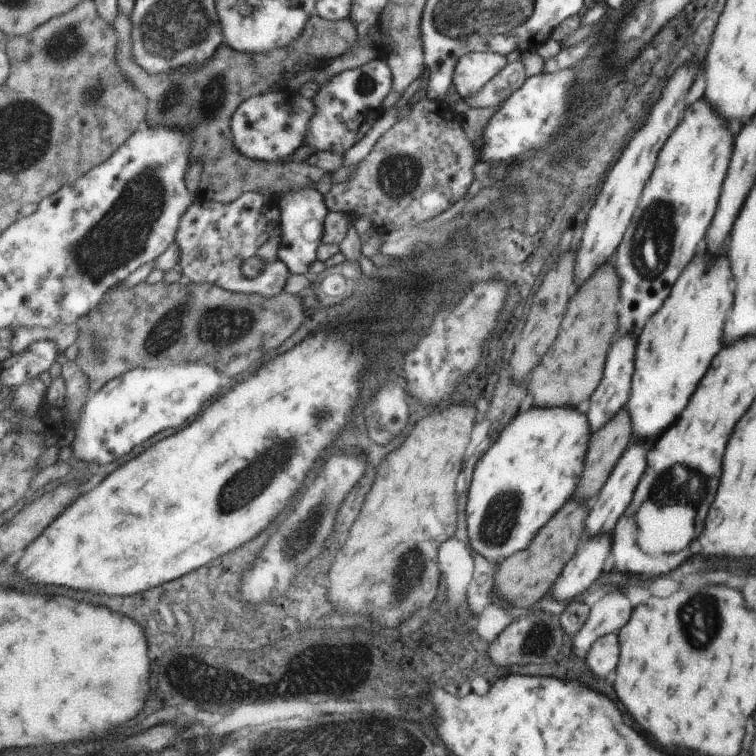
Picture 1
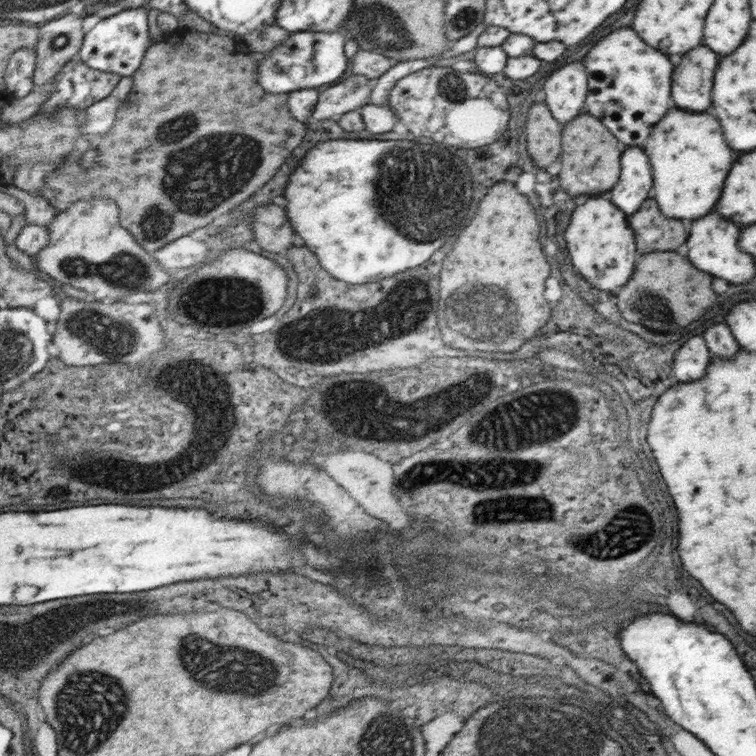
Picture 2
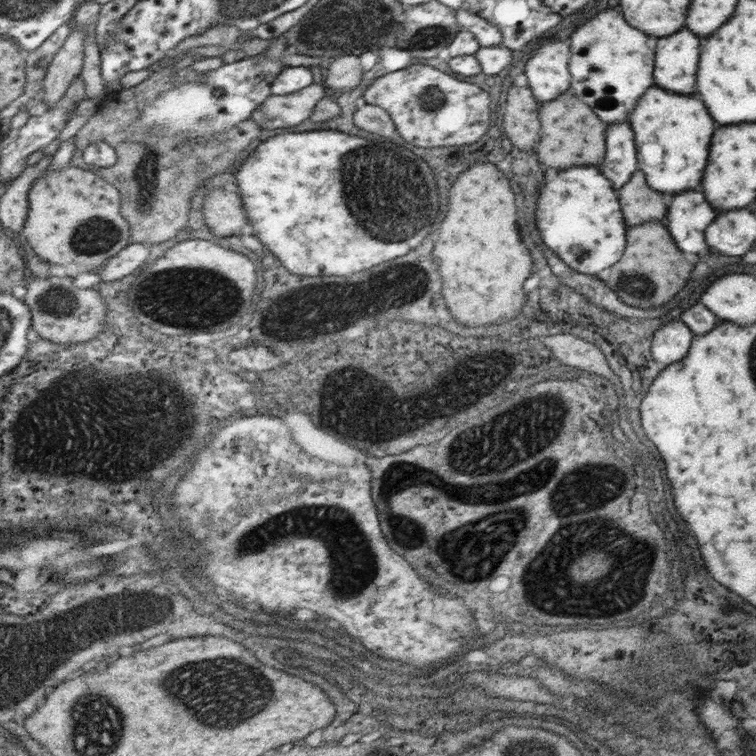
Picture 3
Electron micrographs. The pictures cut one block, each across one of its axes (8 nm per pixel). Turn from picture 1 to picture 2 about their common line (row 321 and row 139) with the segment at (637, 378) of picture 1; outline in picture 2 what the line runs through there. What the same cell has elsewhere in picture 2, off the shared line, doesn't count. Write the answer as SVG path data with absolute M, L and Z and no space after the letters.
M677 106L670 109L670 116L666 116L658 128L654 128L654 136L646 140L644 151L654 164L654 180L658 180L658 184L654 184L654 200L662 204L666 216L676 220L698 220L714 208L736 158L714 116L694 114Z

